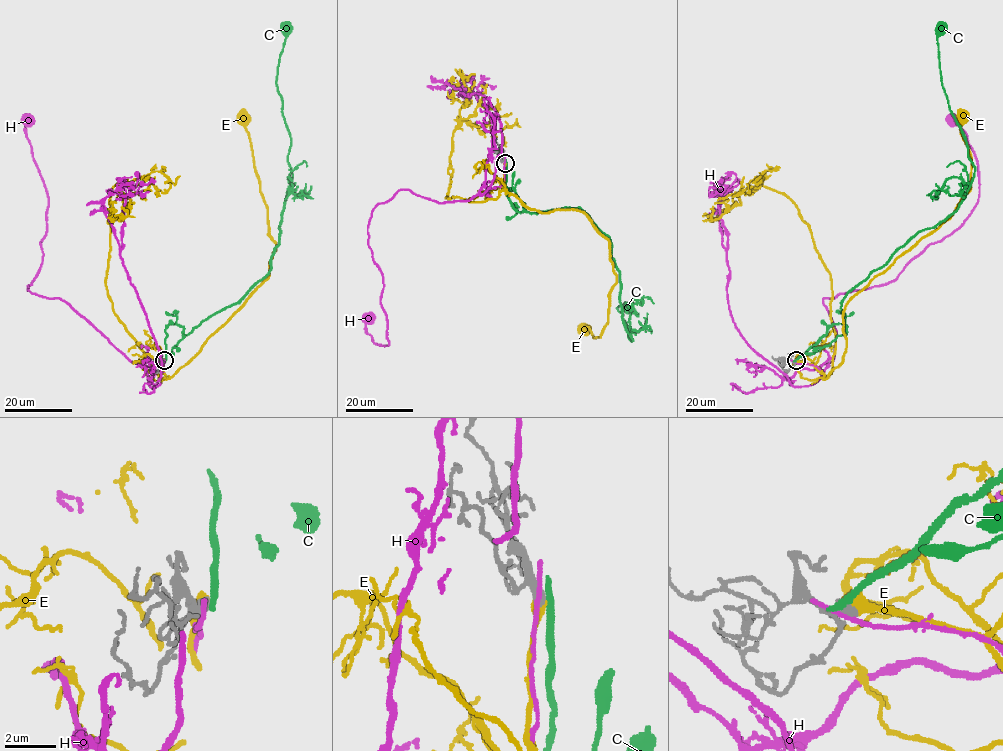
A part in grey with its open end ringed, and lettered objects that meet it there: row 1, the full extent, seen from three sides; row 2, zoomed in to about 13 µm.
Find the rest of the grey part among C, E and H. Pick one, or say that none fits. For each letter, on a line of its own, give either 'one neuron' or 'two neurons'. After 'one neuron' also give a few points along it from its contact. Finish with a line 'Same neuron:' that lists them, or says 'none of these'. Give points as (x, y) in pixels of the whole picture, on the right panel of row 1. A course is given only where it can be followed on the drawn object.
C: two neurons
E: one neuron; course (795, 360), (811, 364), (825, 379), (845, 351), (845, 305), (936, 229), (970, 187), (962, 117)
H: two neurons
Same neuron: E

